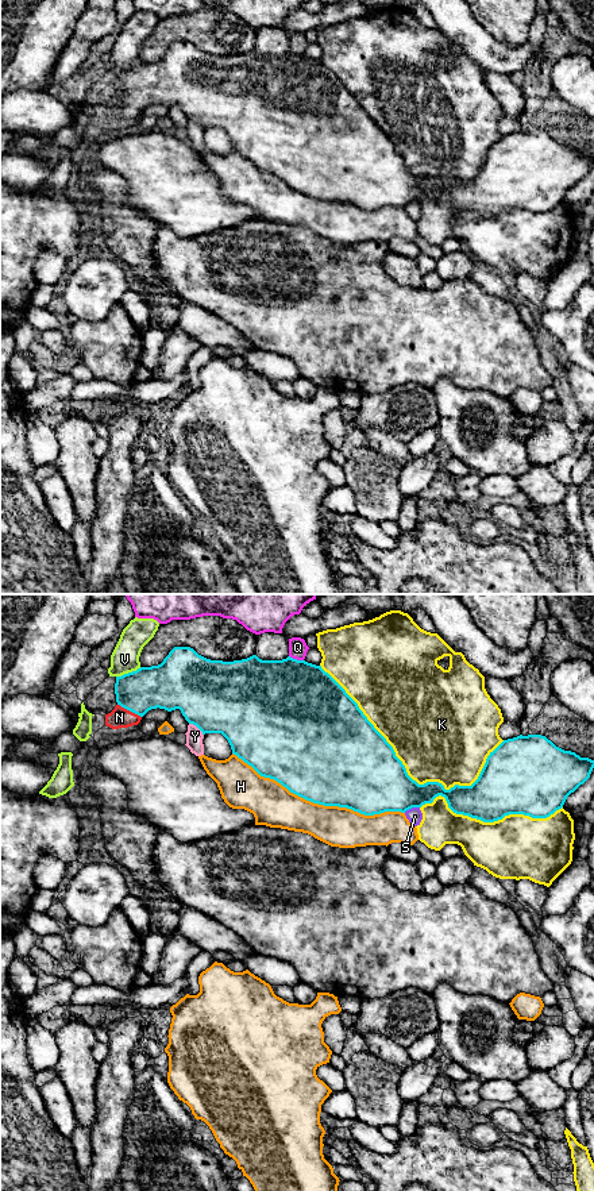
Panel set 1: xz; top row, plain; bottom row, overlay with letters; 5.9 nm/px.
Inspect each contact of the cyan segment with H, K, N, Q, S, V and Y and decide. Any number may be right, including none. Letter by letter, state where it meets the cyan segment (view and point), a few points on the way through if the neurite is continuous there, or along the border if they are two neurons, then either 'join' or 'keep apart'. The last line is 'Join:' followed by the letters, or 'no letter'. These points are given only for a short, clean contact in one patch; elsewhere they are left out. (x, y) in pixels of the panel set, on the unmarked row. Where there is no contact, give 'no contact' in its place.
H: meets cyan in xz at (319, 199); keep apart
K: meets cyan in xz at (407, 168); keep apart
N: meets cyan in xz at (130, 106); runs through xz (164, 81), (153, 83), (130, 106), (119, 112); join
Q: meets cyan in xz at (296, 54); keep apart
S: meets cyan in xz at (411, 203); keep apart
V: meets cyan in xz at (128, 68); keep apart
Y: meets cyan in xz at (197, 122); keep apart
Join: N

